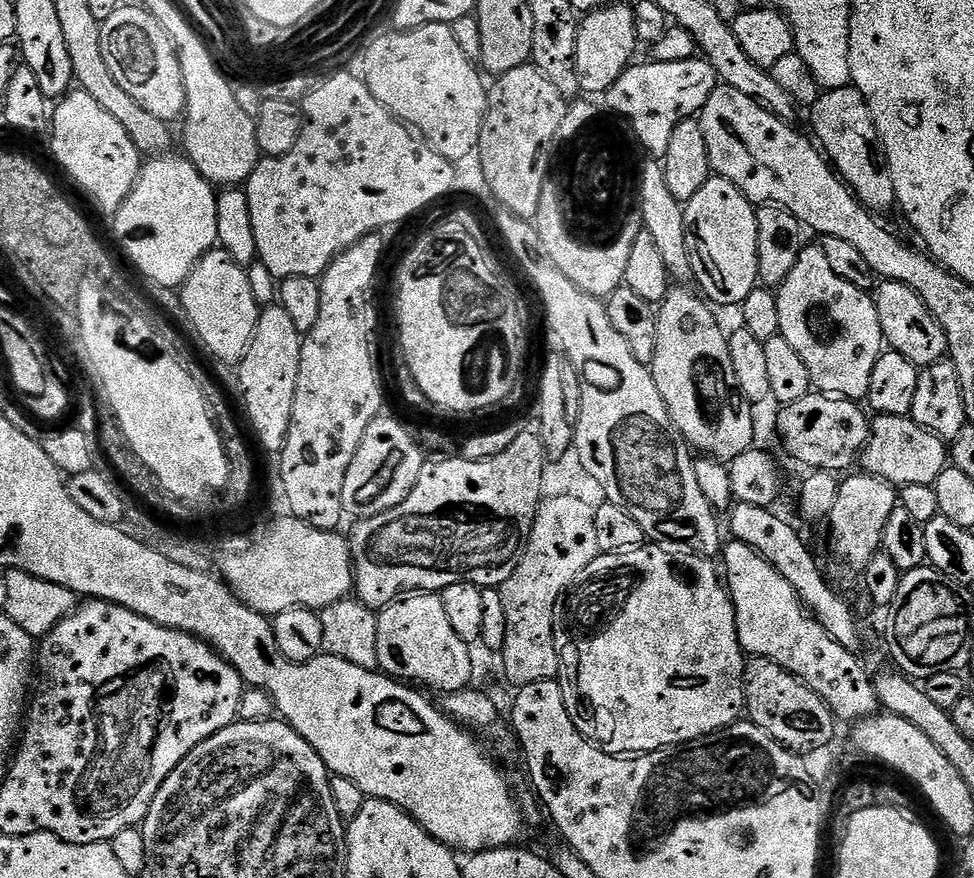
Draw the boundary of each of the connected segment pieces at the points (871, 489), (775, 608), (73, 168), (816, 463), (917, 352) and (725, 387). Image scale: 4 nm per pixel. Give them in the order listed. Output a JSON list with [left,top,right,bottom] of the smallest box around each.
[[830,474,898,570],[722,538,880,722],[50,90,142,214],[776,390,872,474],[874,280,949,370],[650,286,756,462]]

